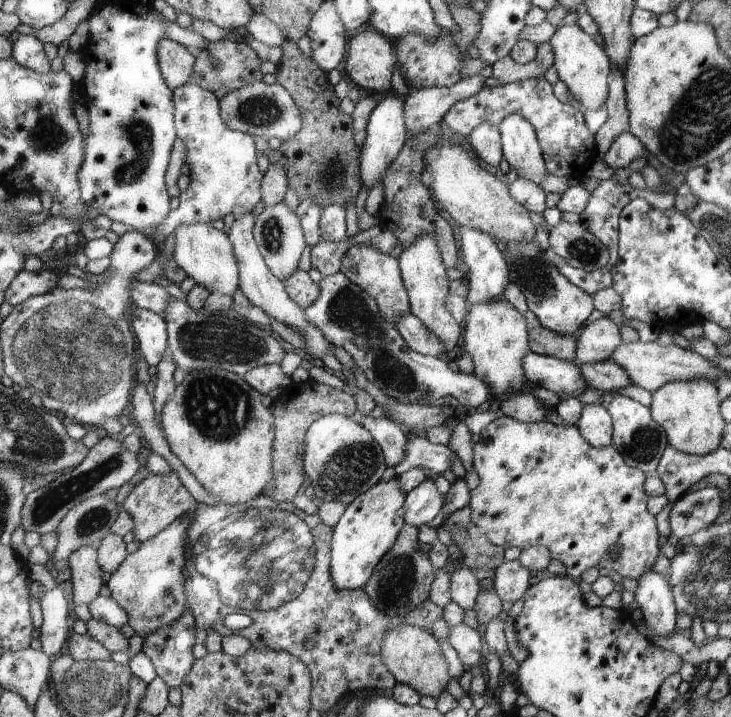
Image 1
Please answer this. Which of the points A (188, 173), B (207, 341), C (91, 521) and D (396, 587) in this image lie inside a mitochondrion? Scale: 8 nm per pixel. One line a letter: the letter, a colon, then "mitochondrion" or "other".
A: other
B: mitochondrion
C: mitochondrion
D: mitochondrion

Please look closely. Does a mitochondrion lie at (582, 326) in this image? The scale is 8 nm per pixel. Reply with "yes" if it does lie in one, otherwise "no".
no

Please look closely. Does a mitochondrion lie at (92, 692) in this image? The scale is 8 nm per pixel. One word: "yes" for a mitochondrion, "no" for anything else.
yes

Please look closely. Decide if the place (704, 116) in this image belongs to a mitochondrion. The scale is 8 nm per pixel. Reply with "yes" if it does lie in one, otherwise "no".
yes

